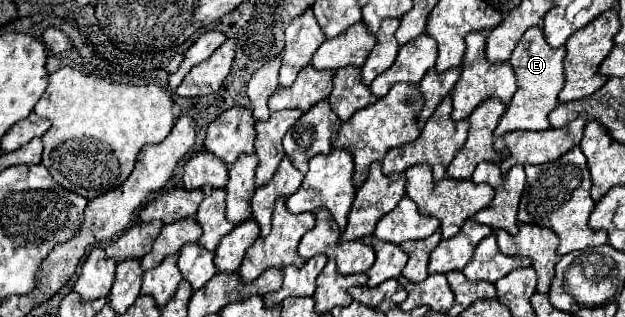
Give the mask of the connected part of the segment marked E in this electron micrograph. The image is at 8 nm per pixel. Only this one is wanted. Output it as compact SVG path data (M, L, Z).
M530 27L522 39L518 41L516 49L512 51L510 57L510 65L514 67L516 79L518 79L518 91L514 93L510 105L506 107L506 113L502 115L494 137L506 135L510 131L542 131L548 129L548 113L558 105L558 93L564 87L564 53L566 49L554 49L546 43L544 35L542 35L542 27Z

